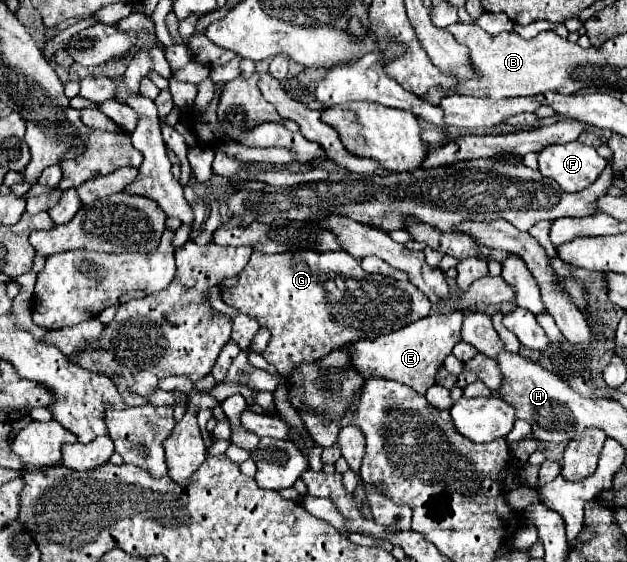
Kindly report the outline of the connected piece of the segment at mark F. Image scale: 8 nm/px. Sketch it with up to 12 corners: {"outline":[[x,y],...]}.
{"outline":[[582,142],[538,152],[542,176],[584,190],[606,168]]}

